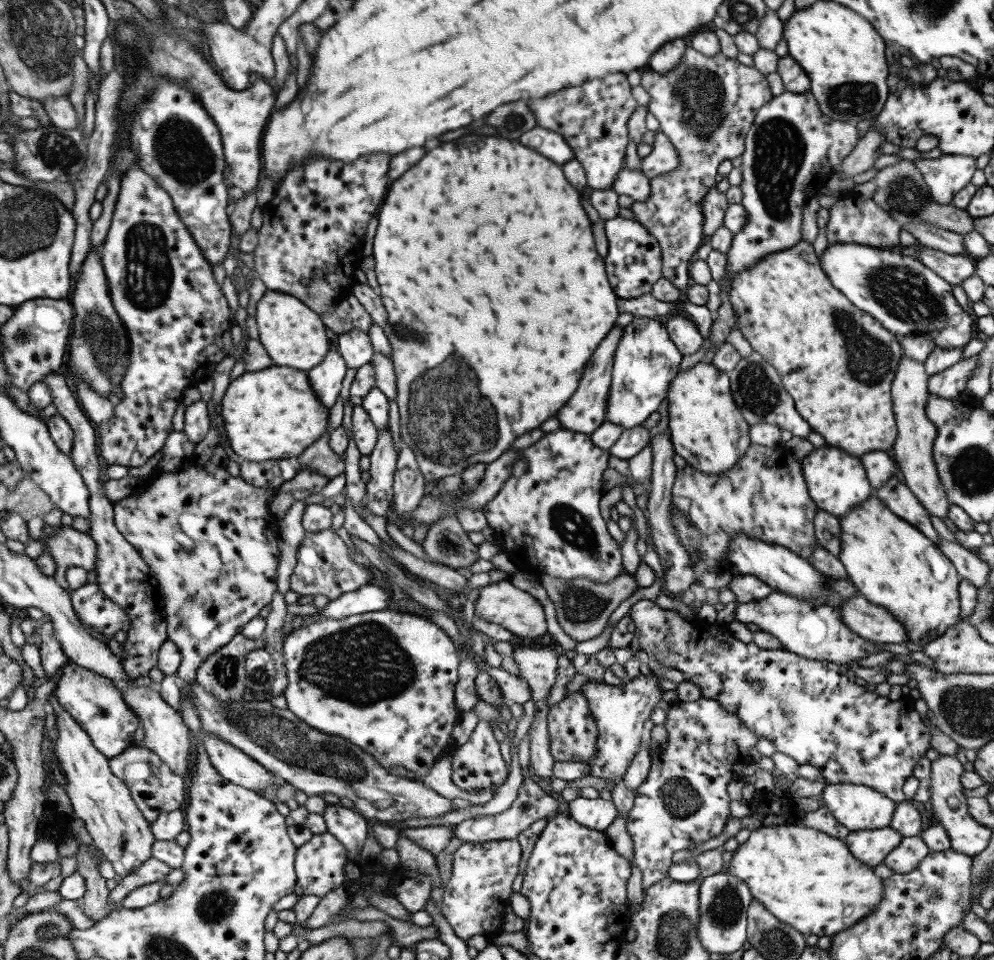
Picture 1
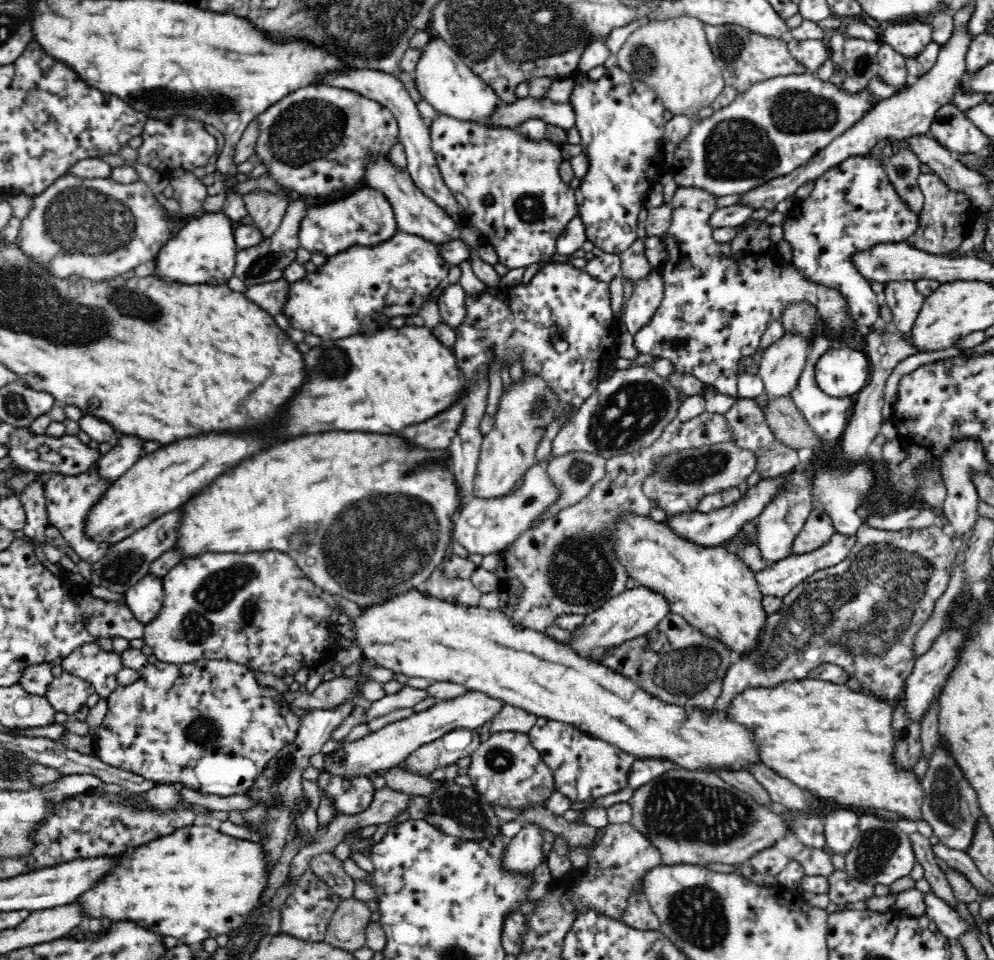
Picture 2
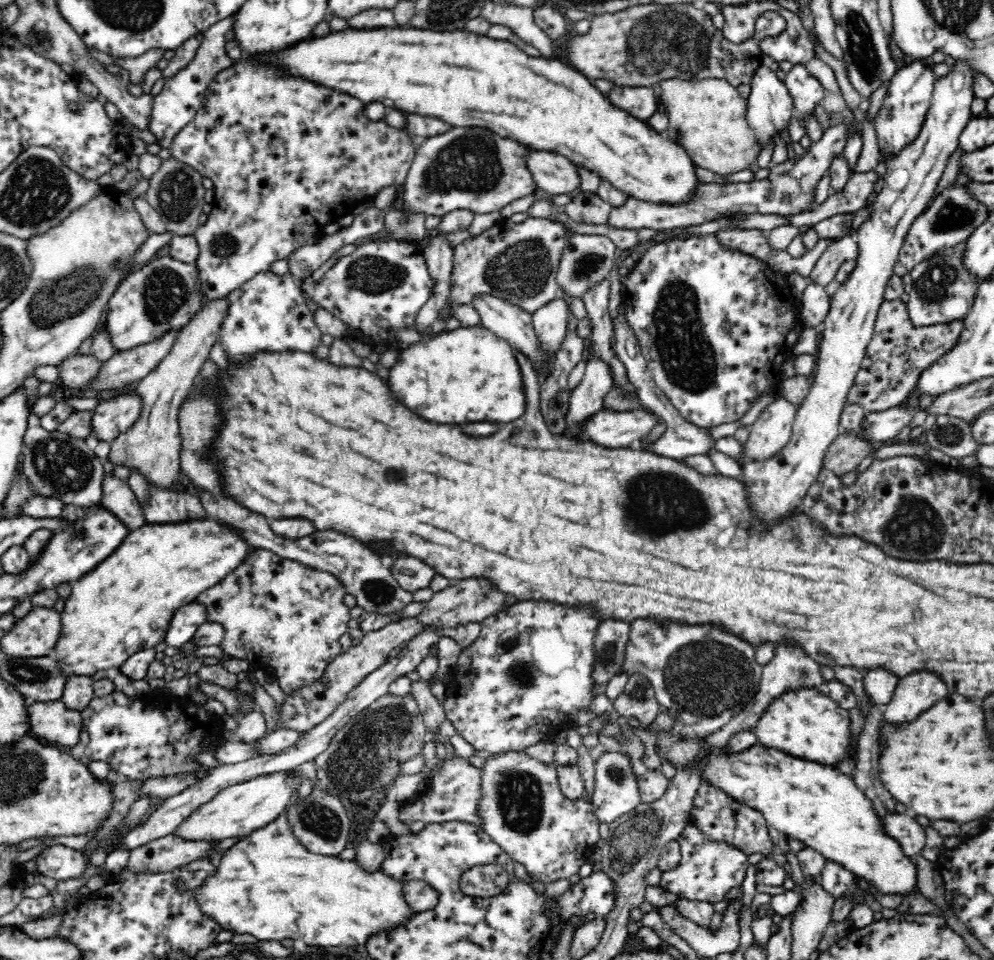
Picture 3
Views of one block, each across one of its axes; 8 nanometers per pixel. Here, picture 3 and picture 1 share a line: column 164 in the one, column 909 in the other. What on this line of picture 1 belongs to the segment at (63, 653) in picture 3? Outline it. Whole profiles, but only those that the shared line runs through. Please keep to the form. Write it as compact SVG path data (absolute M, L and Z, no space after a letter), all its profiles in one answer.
M875 492L839 521L839 559L845 566L849 578L872 604L889 610L898 621L905 624L905 631L911 642L924 646L942 636L962 619L959 601L959 582L962 578L953 562L936 543L881 503Z

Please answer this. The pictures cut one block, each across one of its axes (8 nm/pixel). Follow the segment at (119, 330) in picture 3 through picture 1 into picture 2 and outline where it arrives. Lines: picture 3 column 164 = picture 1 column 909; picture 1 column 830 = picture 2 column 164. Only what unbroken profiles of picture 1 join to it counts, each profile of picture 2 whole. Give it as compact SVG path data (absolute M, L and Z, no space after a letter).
M223 211L204 213L198 219L188 221L186 225L171 237L156 256L156 277L168 284L207 284L208 286L226 285L235 276L236 256L239 252L234 239L232 220Z

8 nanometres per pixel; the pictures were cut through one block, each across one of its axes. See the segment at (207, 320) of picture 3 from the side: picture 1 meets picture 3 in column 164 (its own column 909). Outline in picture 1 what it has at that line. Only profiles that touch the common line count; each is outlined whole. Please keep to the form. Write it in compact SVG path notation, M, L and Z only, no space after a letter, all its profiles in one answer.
M904 355L900 359L894 380L891 384L893 411L898 427L898 434L890 449L891 455L902 471L906 486L916 495L920 504L934 516L943 519L947 516L951 502L942 486L936 465L933 459L932 447L936 438L936 427L928 420L925 406L929 395L928 381L925 366Z

